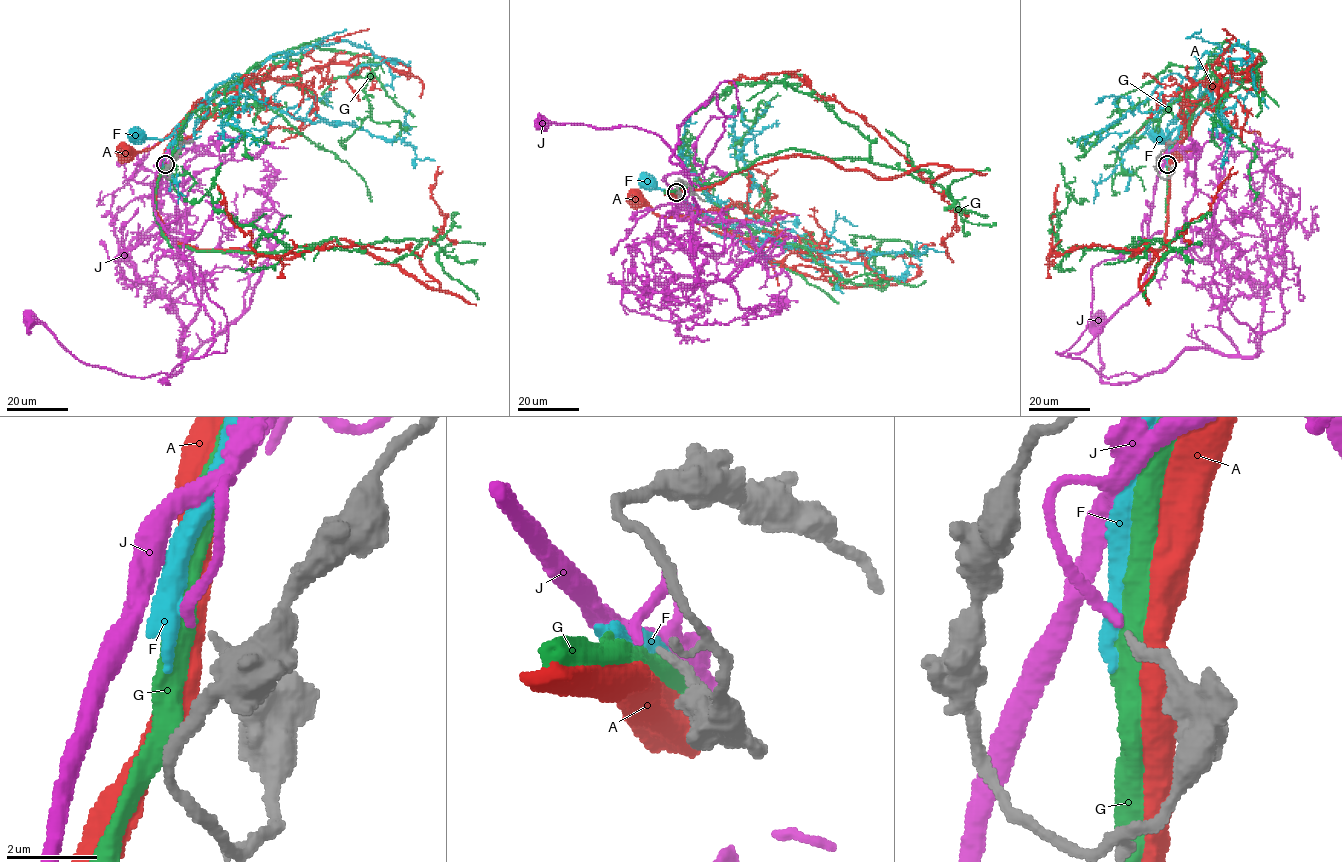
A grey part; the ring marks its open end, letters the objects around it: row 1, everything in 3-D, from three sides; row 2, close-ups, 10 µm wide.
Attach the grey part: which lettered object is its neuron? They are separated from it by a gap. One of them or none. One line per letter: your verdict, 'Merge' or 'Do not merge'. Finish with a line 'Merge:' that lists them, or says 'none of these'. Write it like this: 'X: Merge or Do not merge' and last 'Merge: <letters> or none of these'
A: Do not merge
F: Do not merge
G: Do not merge
J: Merge
Merge: J

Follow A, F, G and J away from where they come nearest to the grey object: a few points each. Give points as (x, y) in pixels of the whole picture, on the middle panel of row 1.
A: (676, 194), (727, 232), (723, 234), (681, 216), (657, 214), (637, 196)
F: (674, 192), (729, 224), (738, 237), (710, 232), (683, 195), (648, 188), (649, 183)
G: (675, 193), (790, 149), (869, 160), (870, 142), (797, 84), (721, 95), (733, 86)
J: (675, 192), (664, 178), (700, 174), (723, 131), (715, 93), (677, 126), (681, 165), (645, 130), (541, 124)

